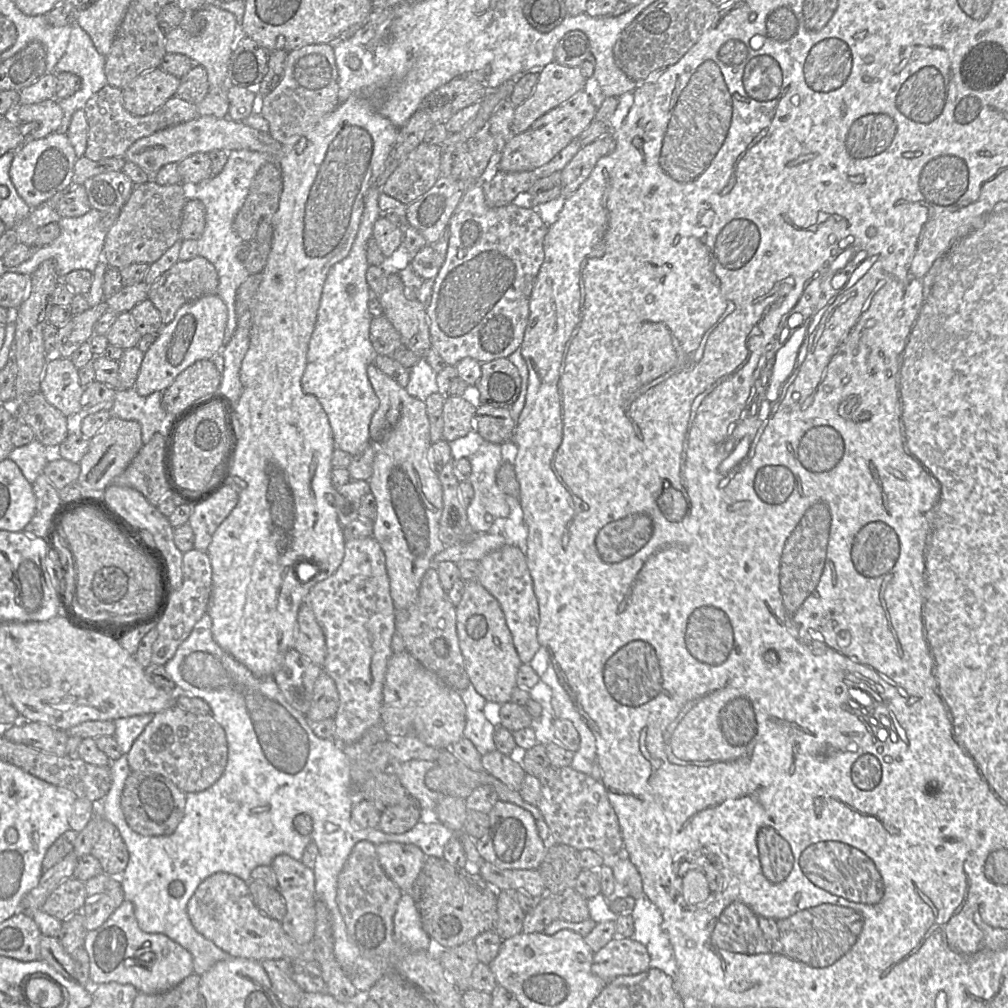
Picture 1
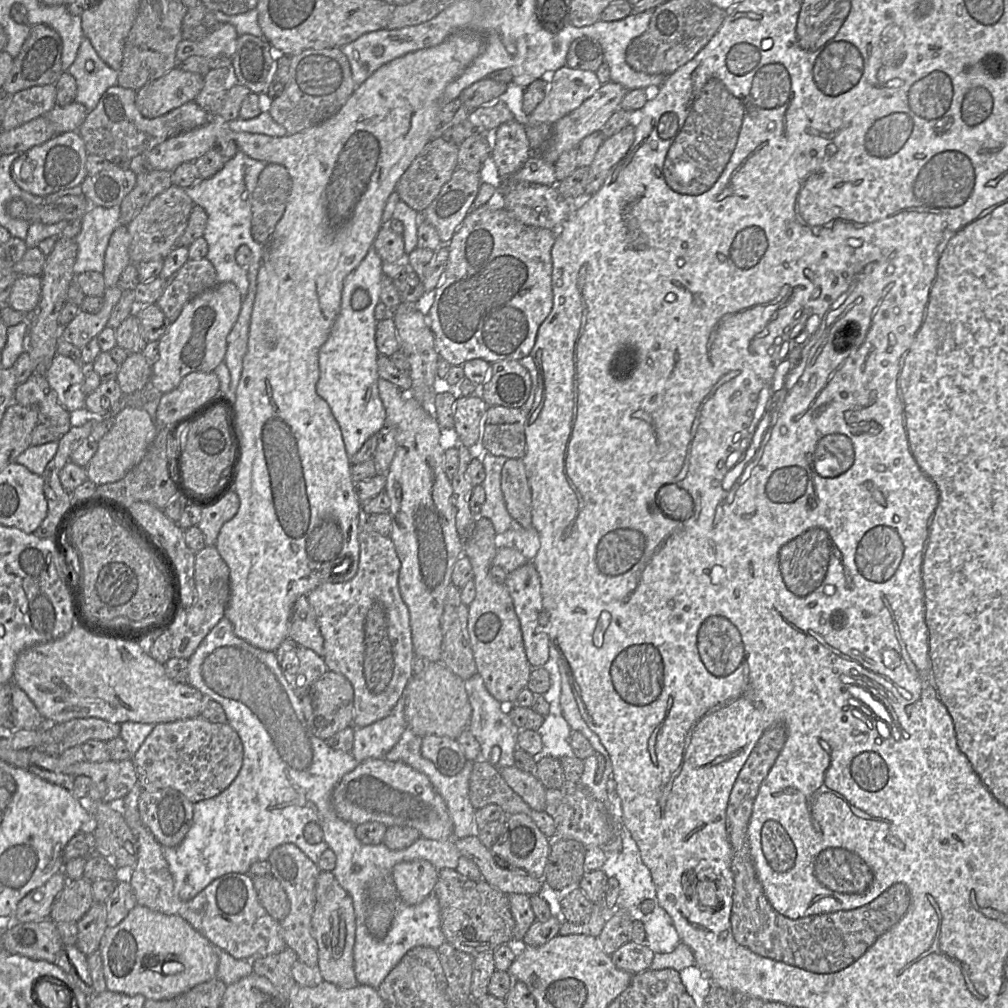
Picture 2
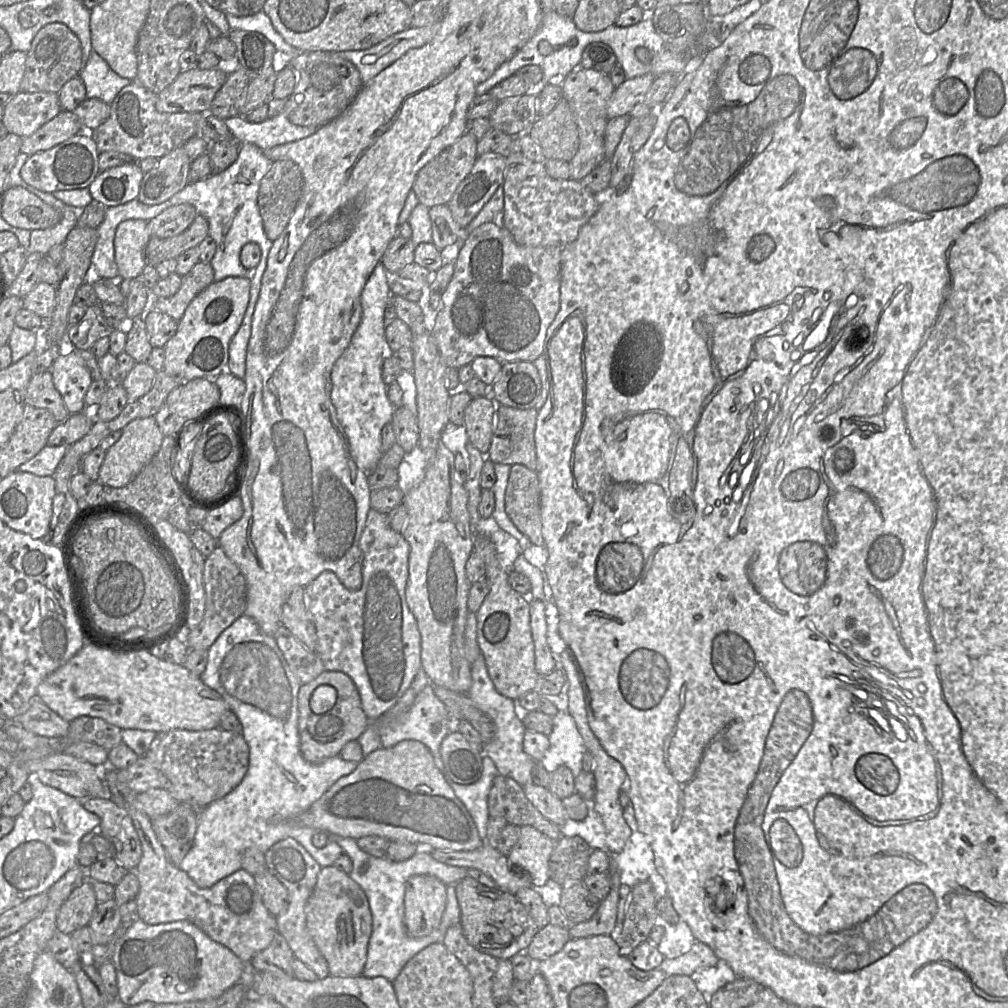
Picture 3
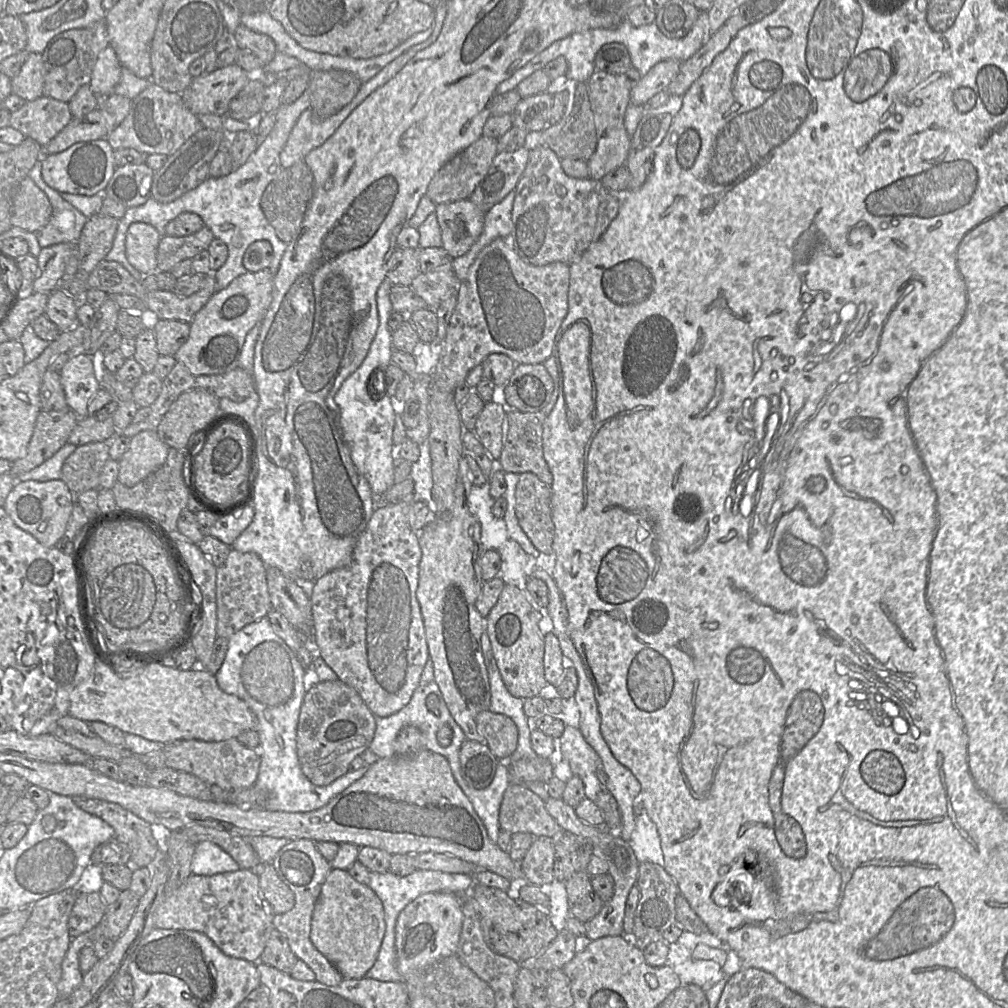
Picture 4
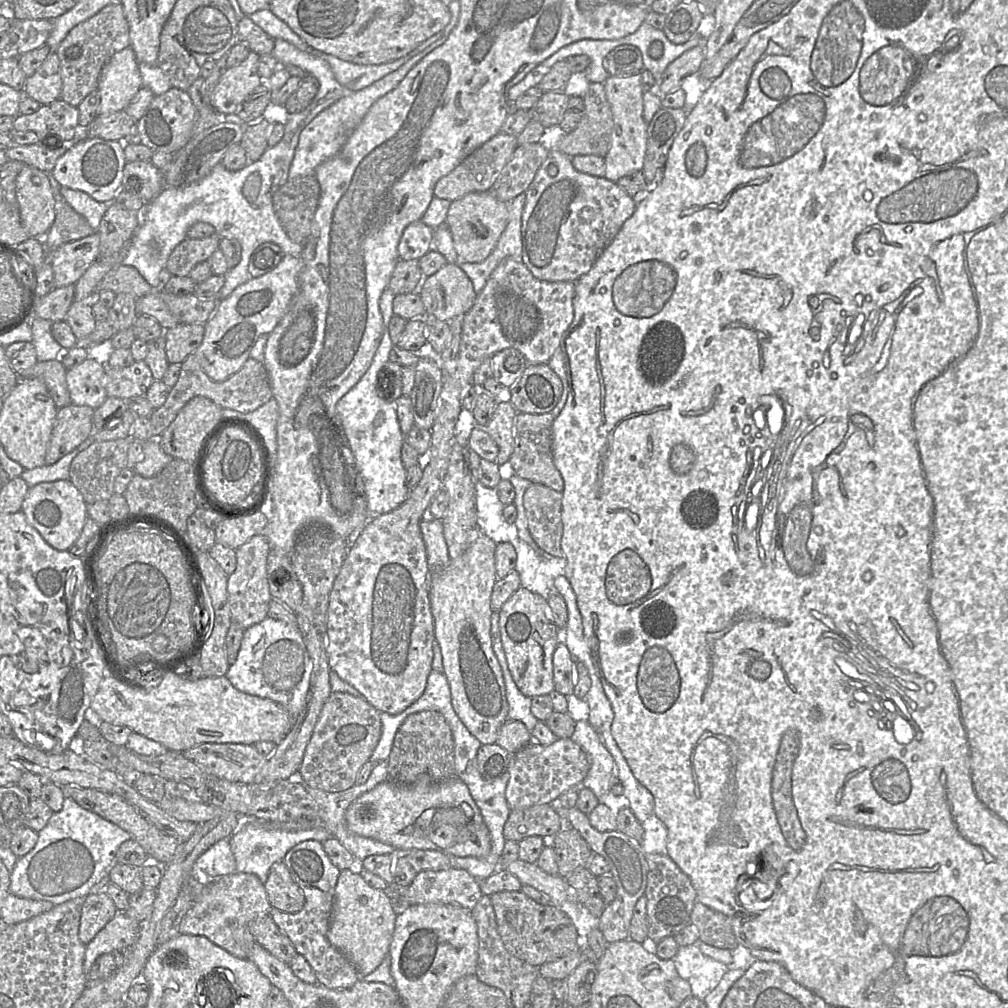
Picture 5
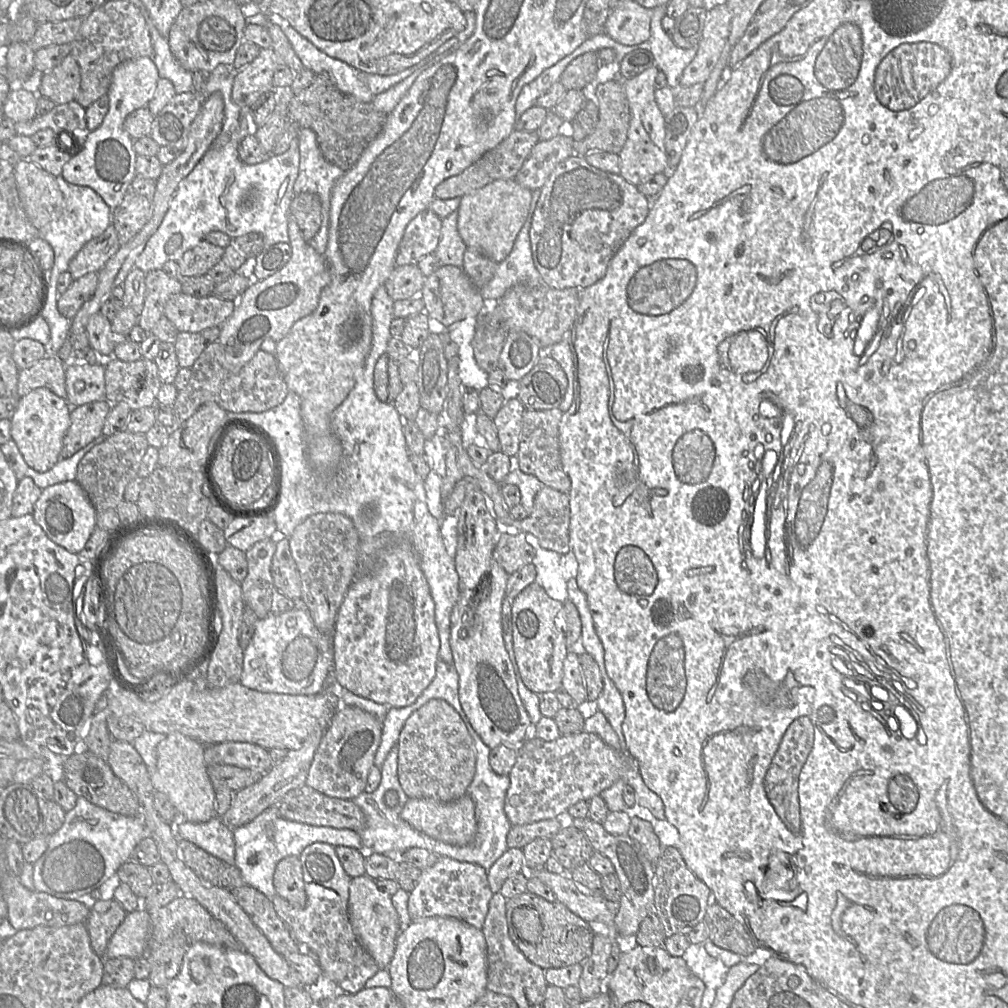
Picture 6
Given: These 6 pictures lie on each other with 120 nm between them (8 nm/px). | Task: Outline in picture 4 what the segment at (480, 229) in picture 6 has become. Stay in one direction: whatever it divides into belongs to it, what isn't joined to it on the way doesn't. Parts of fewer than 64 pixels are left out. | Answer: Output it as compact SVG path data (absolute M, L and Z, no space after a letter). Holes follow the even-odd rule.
M469 199L445 202L436 206L442 247L451 258L466 254L480 236L485 212Z

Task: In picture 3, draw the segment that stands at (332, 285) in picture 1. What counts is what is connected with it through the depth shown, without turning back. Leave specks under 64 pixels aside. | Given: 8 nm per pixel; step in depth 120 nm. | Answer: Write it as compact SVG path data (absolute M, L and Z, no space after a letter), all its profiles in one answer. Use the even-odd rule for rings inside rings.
M378 264L369 276L361 293L362 318L355 330L351 341L342 355L335 361L331 370L332 389L330 392L331 401L336 409L337 417L342 424L351 454L357 466L364 472L374 470L383 454L381 445L382 428L390 423L396 407L390 402L387 396L387 385L382 379L382 365L387 354L391 354L385 338L384 311L389 305L391 292L389 289L389 274L383 264Z

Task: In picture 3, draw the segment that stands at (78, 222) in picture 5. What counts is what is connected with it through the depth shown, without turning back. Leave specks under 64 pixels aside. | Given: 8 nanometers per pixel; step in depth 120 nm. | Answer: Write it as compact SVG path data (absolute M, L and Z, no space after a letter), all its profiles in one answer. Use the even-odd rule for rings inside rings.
M28 184L27 190L62 213L62 218L56 225L31 231L30 244L26 249L30 253L47 255L53 246L64 244L69 232L77 226L79 211L55 198L52 193L38 190Z

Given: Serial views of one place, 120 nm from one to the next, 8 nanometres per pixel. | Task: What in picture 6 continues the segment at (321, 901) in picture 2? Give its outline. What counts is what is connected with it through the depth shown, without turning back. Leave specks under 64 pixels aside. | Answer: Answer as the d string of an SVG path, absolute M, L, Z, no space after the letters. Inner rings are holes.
M365 874L354 877L351 879L349 887L348 911L353 931L364 948L380 969L388 968L394 956L400 924L392 896L381 891L370 876Z

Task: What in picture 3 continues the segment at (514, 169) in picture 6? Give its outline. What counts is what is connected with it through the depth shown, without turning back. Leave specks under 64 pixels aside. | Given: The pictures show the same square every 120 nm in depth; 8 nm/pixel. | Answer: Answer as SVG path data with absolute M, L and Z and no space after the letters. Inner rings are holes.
M464 134L419 170L412 186L412 192L417 196L420 204L431 208L449 202L478 159L477 143L478 140L474 136Z

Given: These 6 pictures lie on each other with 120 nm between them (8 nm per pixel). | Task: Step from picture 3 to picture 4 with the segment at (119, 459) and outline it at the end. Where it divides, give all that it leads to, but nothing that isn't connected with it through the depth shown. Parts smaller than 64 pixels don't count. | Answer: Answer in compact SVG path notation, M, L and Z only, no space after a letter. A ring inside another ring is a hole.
M146 430L138 433L131 439L129 449L118 462L118 482L127 487L133 487L142 482L164 464L169 448L170 447L160 439L157 430Z

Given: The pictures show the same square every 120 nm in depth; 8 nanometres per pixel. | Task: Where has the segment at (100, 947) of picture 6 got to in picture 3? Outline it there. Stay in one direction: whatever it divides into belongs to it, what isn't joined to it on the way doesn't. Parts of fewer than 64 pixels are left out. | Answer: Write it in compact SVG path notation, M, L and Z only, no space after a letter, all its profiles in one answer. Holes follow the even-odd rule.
M85 880L62 904L56 918L57 929L70 935L75 930L86 927L97 904L93 882Z

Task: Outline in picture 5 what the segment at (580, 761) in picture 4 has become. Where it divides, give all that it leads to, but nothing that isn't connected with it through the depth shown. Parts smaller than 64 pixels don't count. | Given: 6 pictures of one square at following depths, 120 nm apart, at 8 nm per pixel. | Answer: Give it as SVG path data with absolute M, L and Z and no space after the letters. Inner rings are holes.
M587 720L577 721L570 739L585 752L590 764L589 770L582 781L582 786L589 788L597 797L610 792L610 781L612 776L617 776L617 768L597 732Z

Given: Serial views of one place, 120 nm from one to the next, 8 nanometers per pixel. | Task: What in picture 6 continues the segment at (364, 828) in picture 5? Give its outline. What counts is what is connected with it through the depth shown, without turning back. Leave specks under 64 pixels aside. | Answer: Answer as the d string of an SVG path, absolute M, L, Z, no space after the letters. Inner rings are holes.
M468 794L451 802L410 798L401 815L406 822L418 831L455 846L466 846L472 843L477 833L476 805Z

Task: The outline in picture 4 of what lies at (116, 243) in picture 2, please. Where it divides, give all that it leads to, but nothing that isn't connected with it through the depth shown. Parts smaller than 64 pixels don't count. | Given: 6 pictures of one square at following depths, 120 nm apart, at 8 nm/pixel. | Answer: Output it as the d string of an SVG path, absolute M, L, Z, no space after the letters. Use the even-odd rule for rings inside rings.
M132 223L126 233L125 253L128 262L139 272L153 275L158 272L156 253L160 234L150 224Z

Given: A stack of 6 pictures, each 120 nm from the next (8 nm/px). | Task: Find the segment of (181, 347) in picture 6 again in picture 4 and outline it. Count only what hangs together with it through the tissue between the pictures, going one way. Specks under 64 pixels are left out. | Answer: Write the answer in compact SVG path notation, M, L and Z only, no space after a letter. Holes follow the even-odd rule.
M149 318L148 328L154 332L159 355L164 356L174 356L190 334L190 323L177 320Z

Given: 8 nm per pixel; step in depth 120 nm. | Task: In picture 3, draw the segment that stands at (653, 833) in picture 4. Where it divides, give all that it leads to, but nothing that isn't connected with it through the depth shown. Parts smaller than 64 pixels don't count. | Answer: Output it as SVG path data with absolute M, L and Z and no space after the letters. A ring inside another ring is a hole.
M623 786L619 801L623 808L623 817L632 830L624 849L619 853L610 853L612 867L619 872L623 885L634 887L640 882L652 884L656 901L668 894L664 879L657 872L649 838L643 834L637 825L633 804L628 795L628 786Z

